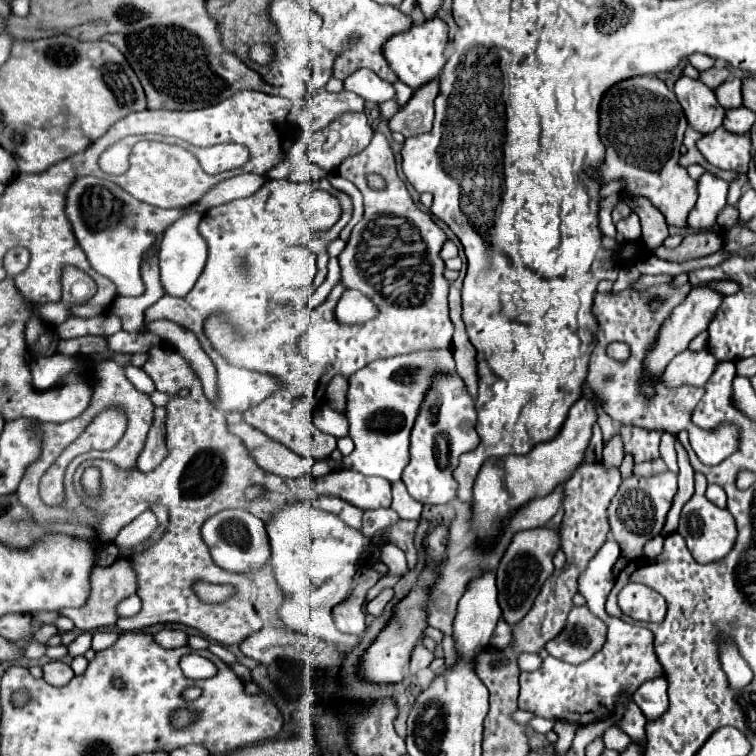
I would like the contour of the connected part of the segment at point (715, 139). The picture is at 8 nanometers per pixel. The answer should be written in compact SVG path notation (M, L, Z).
M717 128L717 132L705 134L697 142L697 148L717 168L737 174L745 174L749 168L751 140L747 134L733 134L725 128Z

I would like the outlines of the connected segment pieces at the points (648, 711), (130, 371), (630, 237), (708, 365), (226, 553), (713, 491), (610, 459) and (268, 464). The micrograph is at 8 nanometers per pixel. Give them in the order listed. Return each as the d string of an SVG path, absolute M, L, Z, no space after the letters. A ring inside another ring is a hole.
M659 676L649 680L647 684L641 684L635 692L633 692L633 702L641 708L641 712L645 714L647 720L655 720L659 718L667 706L667 678Z
M125 366L125 376L129 376L133 380L133 386L145 394L151 394L155 390L155 384L153 380L141 370L141 368L135 368L135 366Z
M631 212L627 218L617 222L617 242L635 242L641 238L641 224L639 216Z
M685 350L681 354L677 354L669 366L665 368L663 380L667 380L667 384L671 384L671 388L675 388L677 384L699 384L703 386L705 380L711 378L711 374L715 372L713 368L719 364L719 360L707 352L707 350Z
M241 510L219 512L203 524L201 534L211 550L213 562L223 570L237 574L253 574L269 564L271 546L269 546L269 536L265 532L265 524L249 512L241 512Z
M709 486L707 488L707 498L715 504L715 506L719 506L719 508L725 508L725 504L727 504L727 496L725 496L725 490L721 488L721 486Z
M619 436L611 438L603 448L603 466L605 468L619 468L623 462L621 450L623 450L623 442L619 440Z
M255 430L255 438L243 438L243 444L263 470L279 474L283 478L301 478L309 474L313 466L311 458L299 456L287 446L265 436L261 430Z

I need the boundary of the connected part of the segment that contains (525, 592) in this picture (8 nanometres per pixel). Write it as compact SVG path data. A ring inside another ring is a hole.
M533 528L515 534L515 540L509 544L497 568L499 606L503 610L503 620L507 620L511 626L517 624L531 610L531 604L539 594L543 582L553 574L553 554L559 548L561 548L559 532L551 528Z

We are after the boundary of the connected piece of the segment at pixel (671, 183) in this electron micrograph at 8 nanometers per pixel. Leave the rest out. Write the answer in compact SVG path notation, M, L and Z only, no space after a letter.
M635 76L617 84L607 92L601 104L601 140L607 148L603 166L599 168L601 182L625 180L627 190L637 196L647 196L661 210L669 226L685 228L687 214L697 202L697 180L679 164L679 148L689 122L677 96L657 76Z

